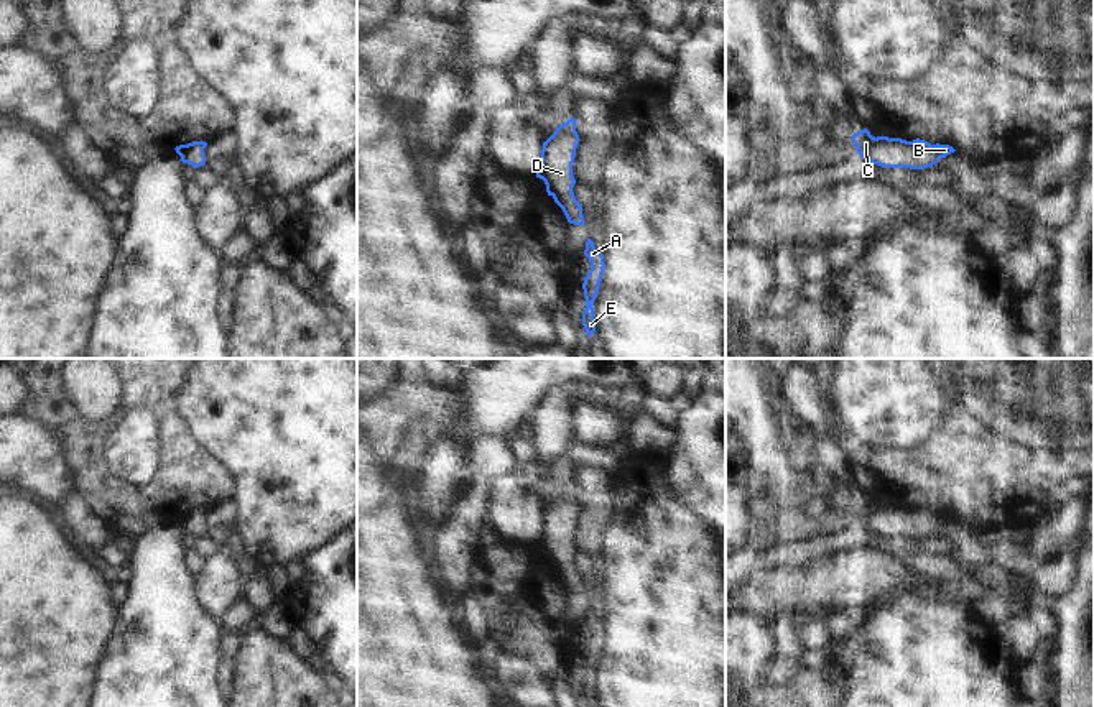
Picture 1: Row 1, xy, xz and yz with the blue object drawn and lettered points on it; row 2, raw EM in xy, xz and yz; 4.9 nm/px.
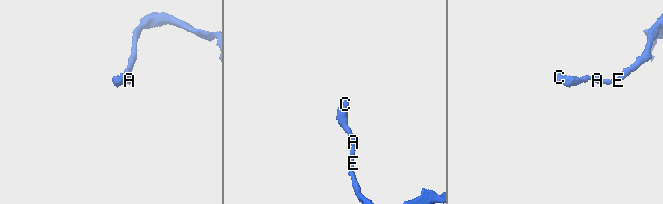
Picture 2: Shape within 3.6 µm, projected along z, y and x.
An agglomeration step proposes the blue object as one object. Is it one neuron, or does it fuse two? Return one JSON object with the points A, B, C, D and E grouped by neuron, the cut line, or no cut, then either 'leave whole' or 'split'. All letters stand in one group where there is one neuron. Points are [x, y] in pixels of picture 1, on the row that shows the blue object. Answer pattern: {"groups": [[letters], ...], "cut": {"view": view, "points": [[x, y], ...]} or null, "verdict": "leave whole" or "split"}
{"groups": [["A", "B", "C", "D", "E"]], "cut": null, "verdict": "leave whole"}

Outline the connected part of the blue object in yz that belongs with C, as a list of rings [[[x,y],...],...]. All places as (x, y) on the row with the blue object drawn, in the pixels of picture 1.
[[[867,128],[854,133],[852,143],[865,161],[882,168],[925,169],[956,151],[949,145],[931,145],[920,138],[913,141],[888,136],[875,138]]]

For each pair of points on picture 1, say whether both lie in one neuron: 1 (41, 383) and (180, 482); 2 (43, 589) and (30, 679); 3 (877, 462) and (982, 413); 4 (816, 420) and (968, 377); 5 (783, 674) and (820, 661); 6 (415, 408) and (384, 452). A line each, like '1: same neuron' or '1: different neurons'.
1: same neuron
2: same neuron
3: same neuron
4: different neurons
5: same neuron
6: same neuron

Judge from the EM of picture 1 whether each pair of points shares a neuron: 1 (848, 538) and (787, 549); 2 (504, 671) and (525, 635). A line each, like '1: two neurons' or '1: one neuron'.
1: one neuron
2: two neurons

